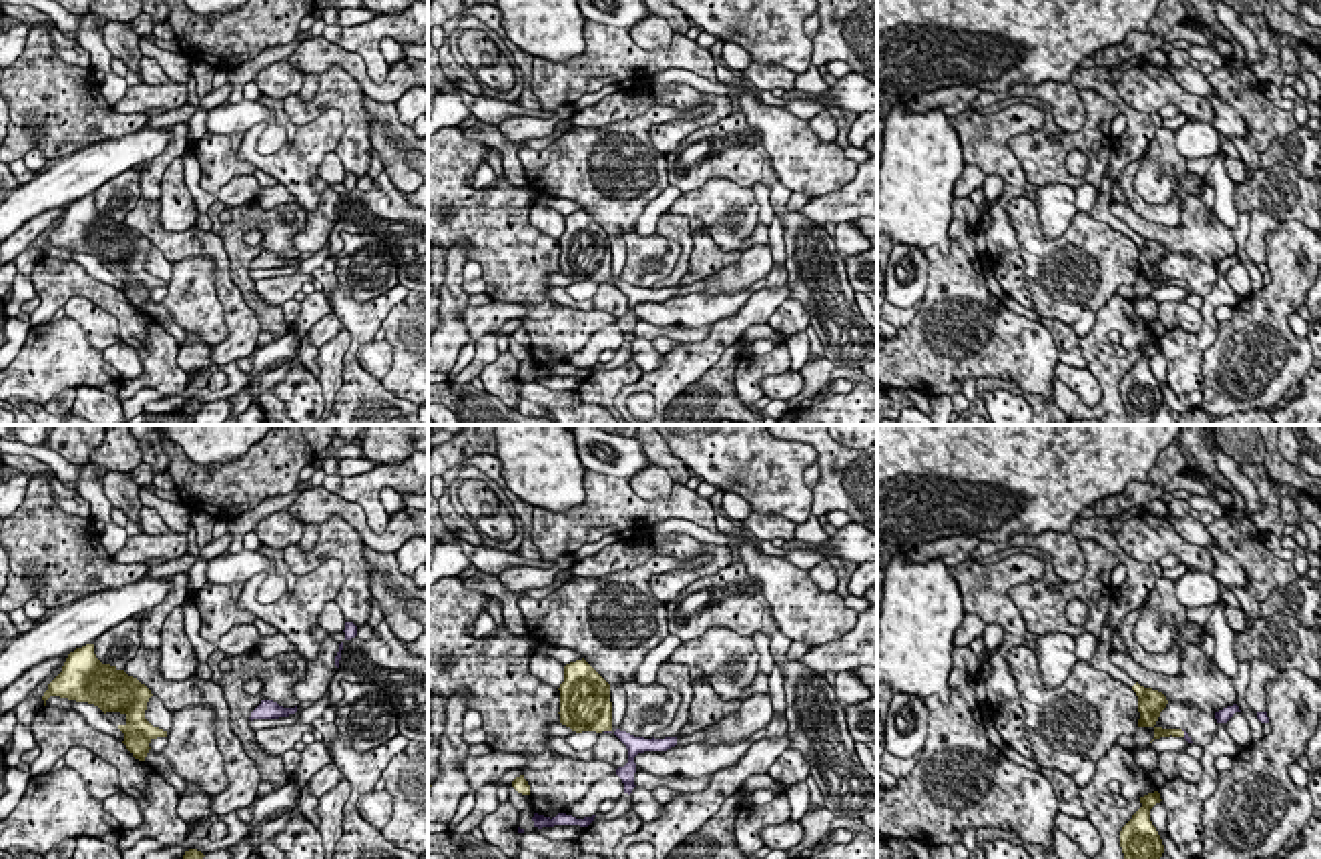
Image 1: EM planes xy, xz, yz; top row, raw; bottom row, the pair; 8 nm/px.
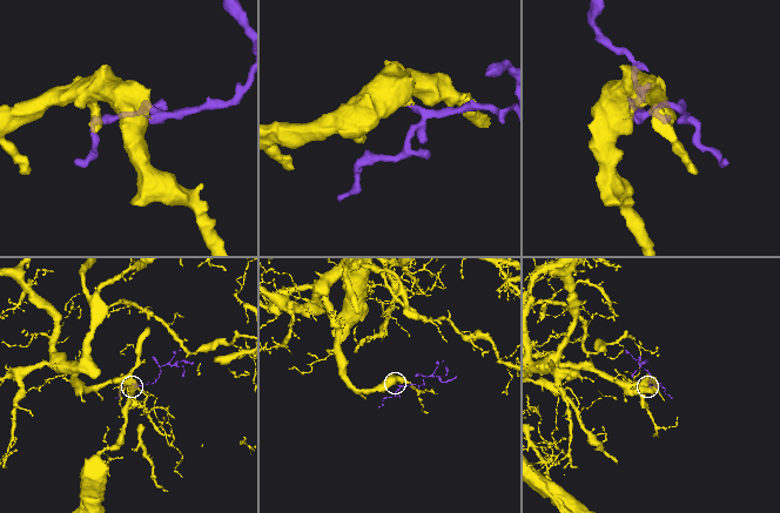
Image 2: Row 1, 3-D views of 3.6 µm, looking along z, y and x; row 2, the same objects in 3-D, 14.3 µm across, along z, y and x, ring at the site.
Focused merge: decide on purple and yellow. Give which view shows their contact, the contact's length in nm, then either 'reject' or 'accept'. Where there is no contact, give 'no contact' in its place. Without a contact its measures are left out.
meets purple in xz; contact 70 nm long; accept

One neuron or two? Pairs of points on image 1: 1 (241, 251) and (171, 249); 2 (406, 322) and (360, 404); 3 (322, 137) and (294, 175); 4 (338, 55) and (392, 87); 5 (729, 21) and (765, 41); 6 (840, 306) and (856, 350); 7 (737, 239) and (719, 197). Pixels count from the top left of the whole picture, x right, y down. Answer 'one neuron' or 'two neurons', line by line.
1: two neurons
2: two neurons
3: one neuron
4: one neuron
5: one neuron
6: one neuron
7: one neuron

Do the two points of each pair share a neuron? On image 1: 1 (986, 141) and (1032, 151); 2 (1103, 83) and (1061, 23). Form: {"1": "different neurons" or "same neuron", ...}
{"1": "different neurons", "2": "different neurons"}

